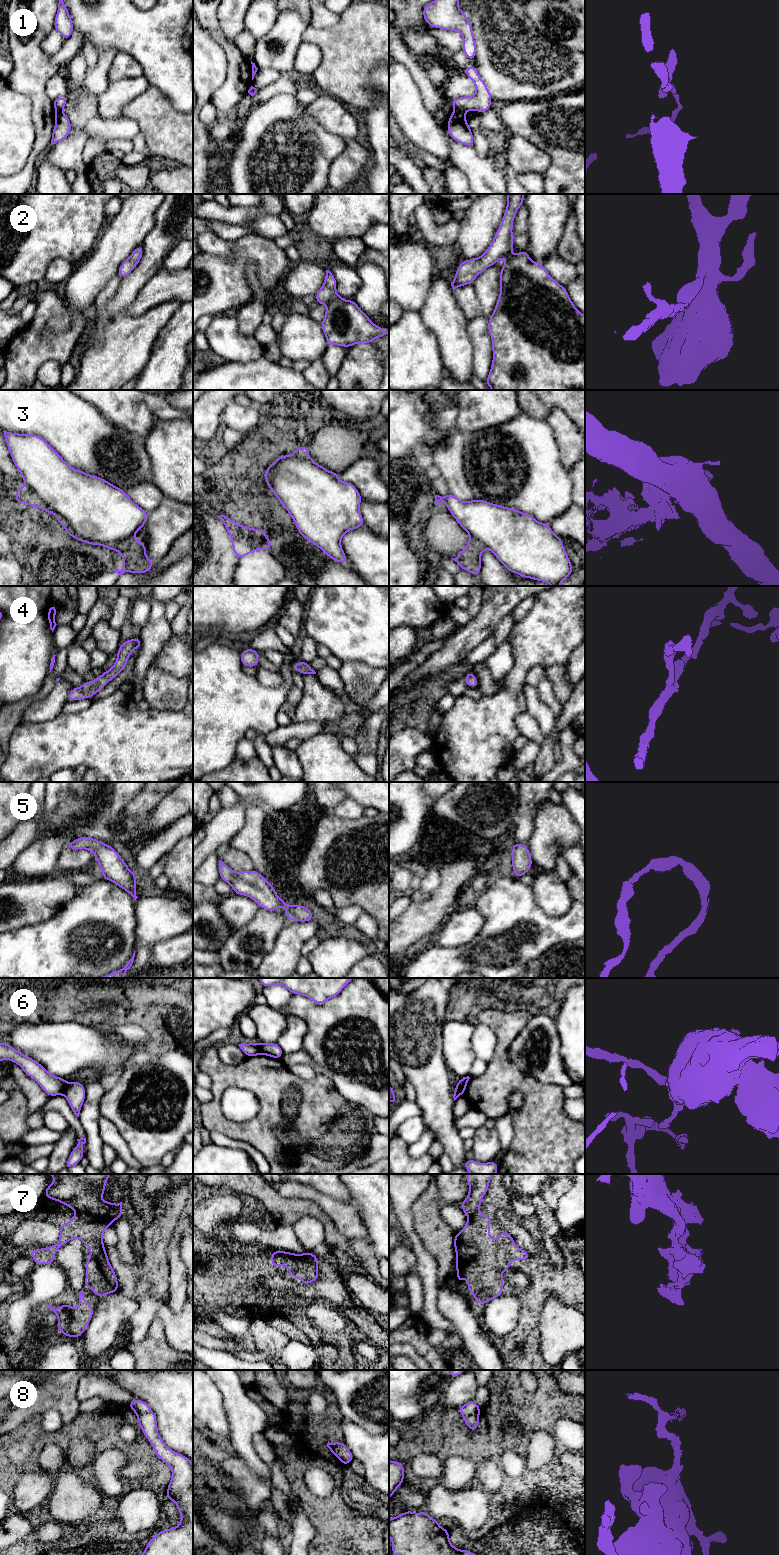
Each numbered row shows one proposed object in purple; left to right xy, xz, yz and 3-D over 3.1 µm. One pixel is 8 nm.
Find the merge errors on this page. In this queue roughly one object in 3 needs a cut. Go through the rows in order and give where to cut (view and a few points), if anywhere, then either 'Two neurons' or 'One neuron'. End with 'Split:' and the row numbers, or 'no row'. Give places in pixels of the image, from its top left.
1: Split along yz (456, 110), (463, 113). Two neurons
2: No split. One neuron
3: Split along xy (26, 483), (85, 538), (116, 542), (133, 534). Two neurons
4: No split. One neuron
5: No split. One neuron
6: Split along xy (67, 1083), (62, 1093). Two neurons
7: Split along xy (77, 1210), (106, 1216), (112, 1221). Two neurons
8: Split along yz (478, 1412), (463, 1417). Two neurons
Split: 1, 3, 6, 7, 8

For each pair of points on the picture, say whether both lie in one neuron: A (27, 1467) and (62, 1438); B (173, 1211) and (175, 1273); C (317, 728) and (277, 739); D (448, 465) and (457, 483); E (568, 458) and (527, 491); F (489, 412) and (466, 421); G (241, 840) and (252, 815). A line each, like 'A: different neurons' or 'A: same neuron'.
A: same neuron
B: different neurons
C: same neuron
D: same neuron
E: different neurons
F: same neuron
G: same neuron

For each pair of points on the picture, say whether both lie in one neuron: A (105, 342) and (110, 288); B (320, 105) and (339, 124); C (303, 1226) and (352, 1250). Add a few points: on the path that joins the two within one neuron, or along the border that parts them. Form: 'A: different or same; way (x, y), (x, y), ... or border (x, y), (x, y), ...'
A: same; way (105, 329), (103, 301)
B: same; way (325, 110), (334, 119)
C: different; border (311, 1216), (318, 1219), (323, 1225), (326, 1242)

